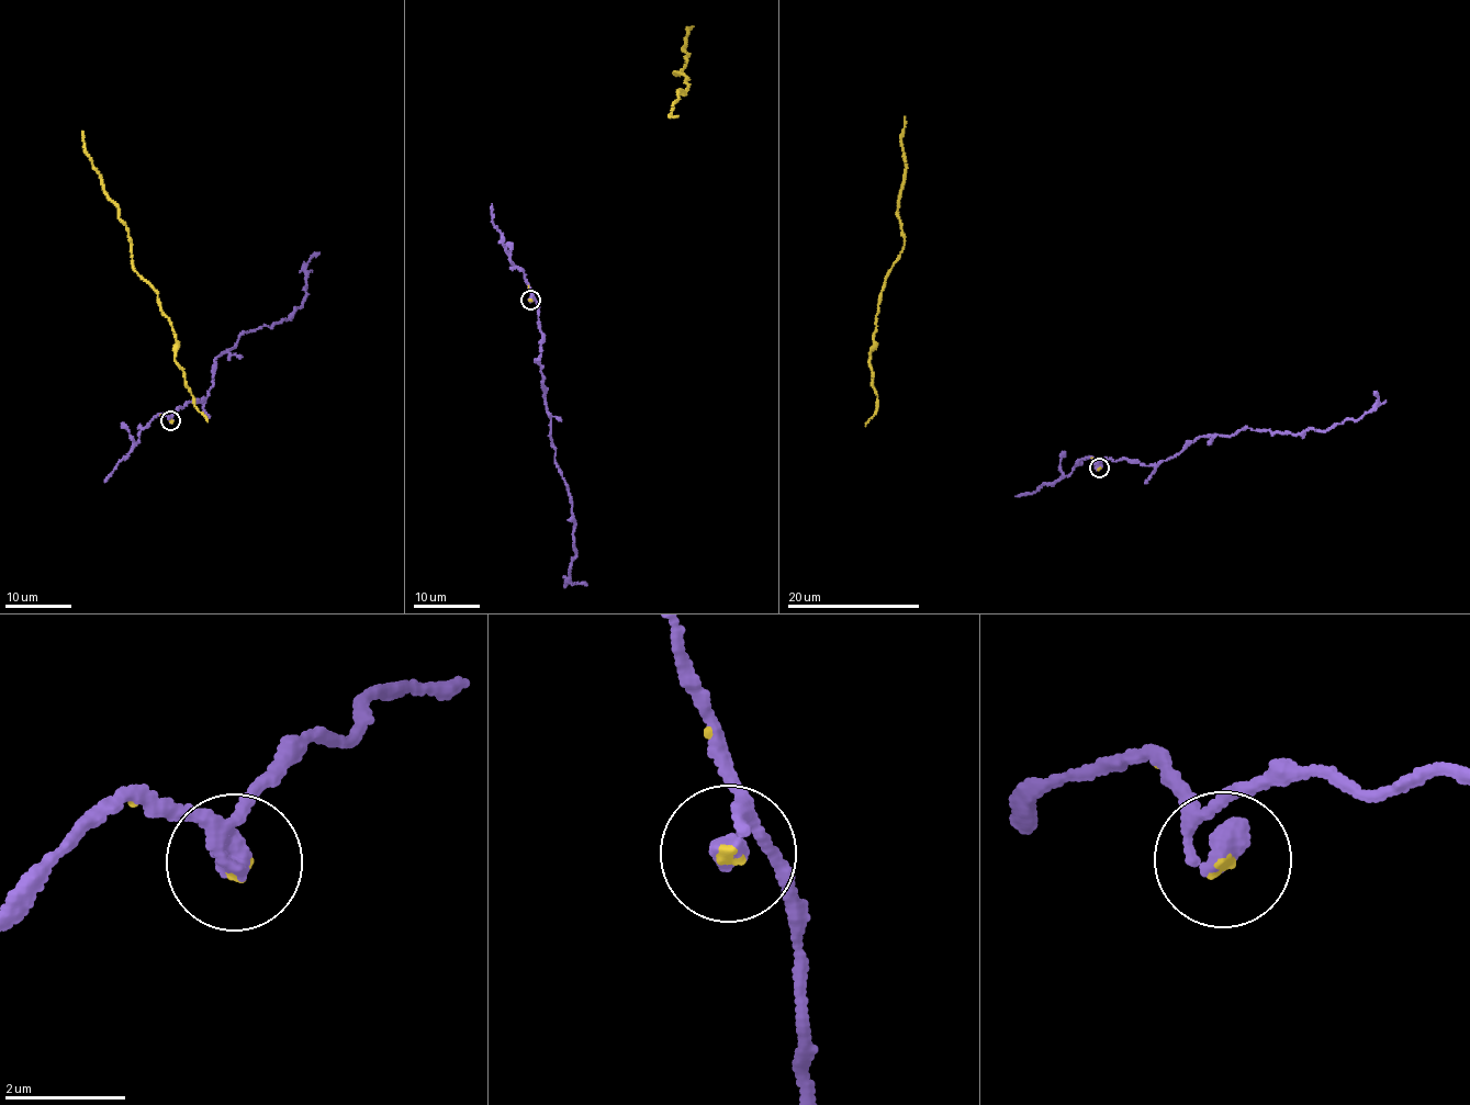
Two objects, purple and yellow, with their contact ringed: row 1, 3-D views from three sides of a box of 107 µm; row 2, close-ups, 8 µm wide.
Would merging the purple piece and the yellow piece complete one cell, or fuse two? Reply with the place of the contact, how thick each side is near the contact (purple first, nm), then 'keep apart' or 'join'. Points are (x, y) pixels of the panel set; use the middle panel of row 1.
(530, 300) | 400/80 nm | join

